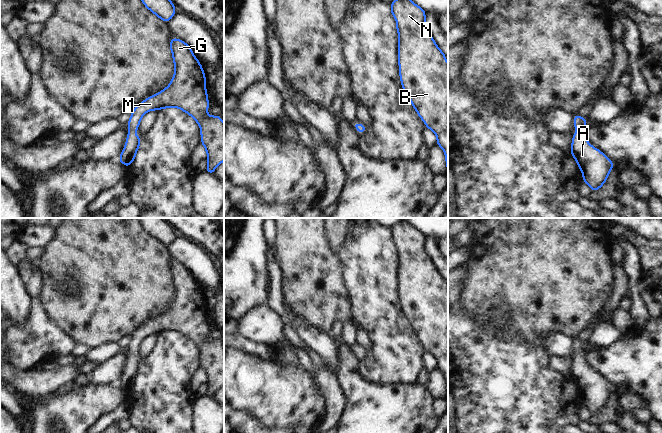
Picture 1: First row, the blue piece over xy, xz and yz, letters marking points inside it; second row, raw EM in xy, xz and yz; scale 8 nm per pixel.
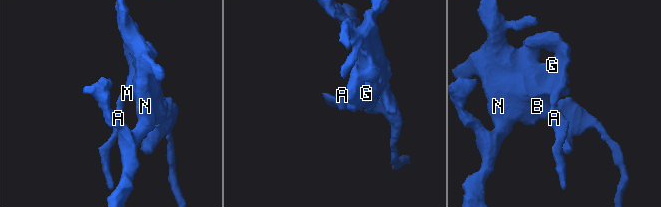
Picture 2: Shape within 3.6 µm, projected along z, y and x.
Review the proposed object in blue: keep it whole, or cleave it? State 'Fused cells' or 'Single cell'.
Single cell

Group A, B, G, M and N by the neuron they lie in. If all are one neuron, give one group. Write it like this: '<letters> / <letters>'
A B G M N

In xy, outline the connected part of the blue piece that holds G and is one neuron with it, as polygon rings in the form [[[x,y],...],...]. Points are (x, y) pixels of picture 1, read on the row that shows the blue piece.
[[[172,38],[170,41],[170,49],[173,54],[175,64],[175,72],[169,86],[160,93],[153,95],[142,101],[133,111],[131,118],[127,124],[129,132],[123,152],[119,157],[119,161],[128,167],[135,159],[141,138],[135,135],[135,131],[139,127],[142,116],[149,110],[160,110],[161,108],[177,107],[193,117],[201,127],[201,143],[207,151],[207,169],[206,172],[213,174],[219,163],[224,161],[224,124],[220,116],[208,116],[207,109],[209,101],[205,88],[206,78],[201,64],[192,54],[192,49],[182,40]]]

